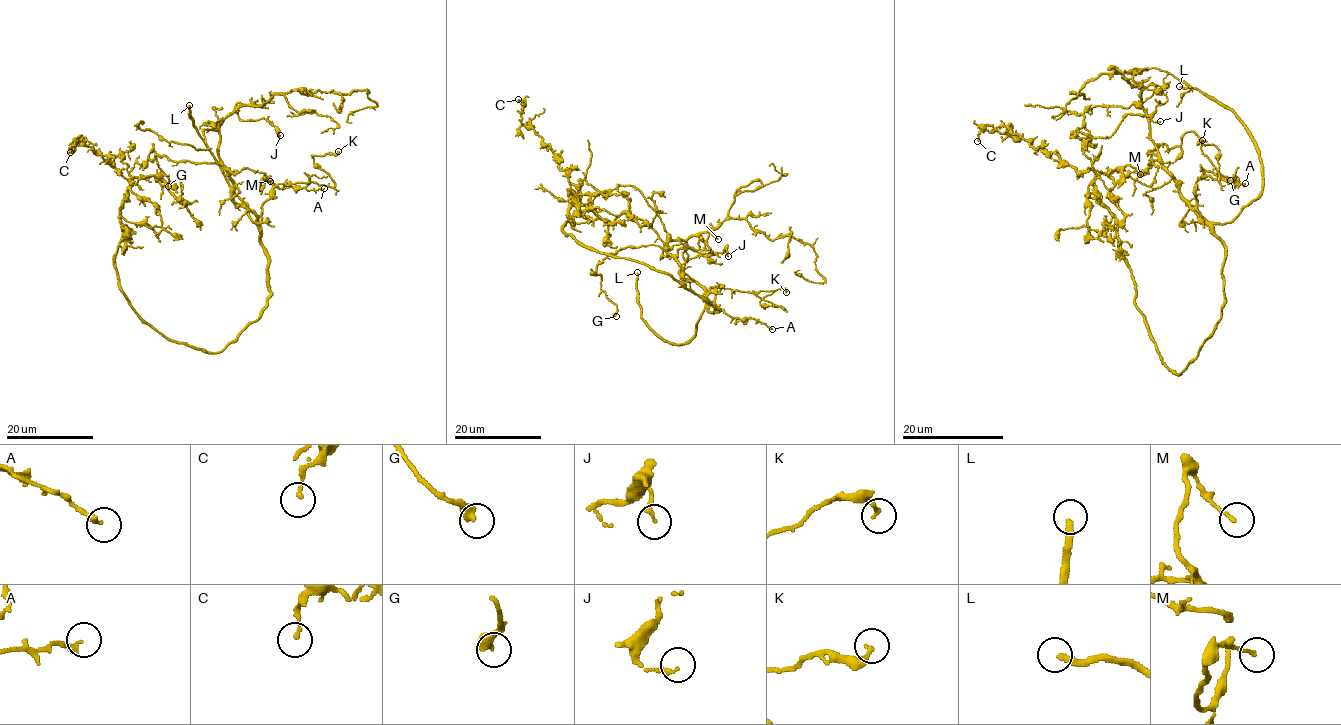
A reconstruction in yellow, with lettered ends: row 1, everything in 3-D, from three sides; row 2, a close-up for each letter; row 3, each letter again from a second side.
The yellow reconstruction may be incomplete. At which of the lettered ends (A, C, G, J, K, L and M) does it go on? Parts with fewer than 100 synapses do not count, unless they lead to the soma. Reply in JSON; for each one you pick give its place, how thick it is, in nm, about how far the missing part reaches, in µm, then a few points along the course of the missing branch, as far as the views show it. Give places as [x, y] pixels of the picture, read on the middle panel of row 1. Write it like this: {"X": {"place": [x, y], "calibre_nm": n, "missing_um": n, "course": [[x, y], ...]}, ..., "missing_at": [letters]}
{"L": {"place": [637, 272], "calibre_nm": 280, "missing_um": 45, "course": [[637, 272], [643, 233], [658, 178], [669, 166], [695, 153], [705, 143], [720, 142]]}, "missing_at": ["L"]}

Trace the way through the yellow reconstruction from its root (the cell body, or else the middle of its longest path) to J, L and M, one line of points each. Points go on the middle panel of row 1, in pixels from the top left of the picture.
J: (716, 308), (709, 312), (706, 292), (680, 274), (667, 244), (682, 240), (686, 262), (724, 249), (728, 256)
L: (716, 308), (717, 312), (709, 312), (706, 303), (696, 333), (688, 341), (666, 342), (642, 317), (637, 272)
M: (716, 308), (709, 312), (706, 292), (680, 274), (676, 254), (684, 246), (712, 254), (708, 231), (718, 239)

